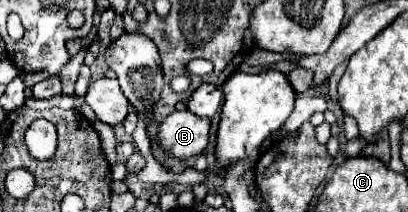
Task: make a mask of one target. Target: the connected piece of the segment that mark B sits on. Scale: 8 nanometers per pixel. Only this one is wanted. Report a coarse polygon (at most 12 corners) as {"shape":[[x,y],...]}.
{"shape":[[173,111],[157,143],[169,157],[187,161],[203,153],[209,119]]}

